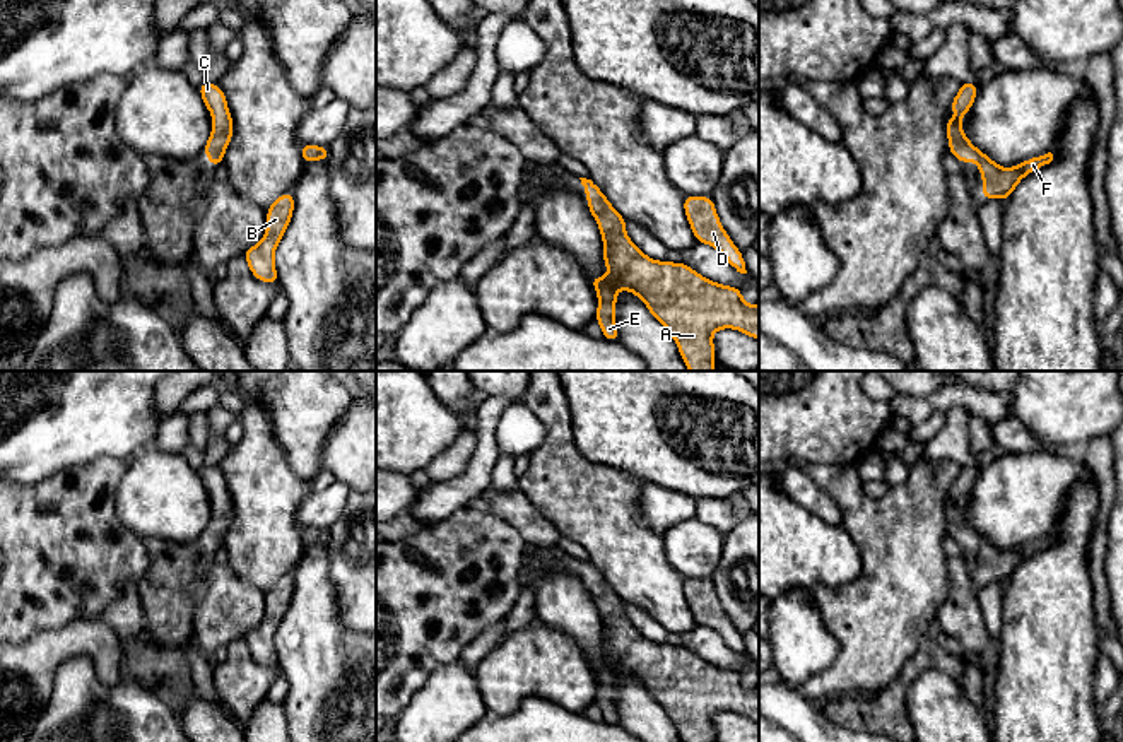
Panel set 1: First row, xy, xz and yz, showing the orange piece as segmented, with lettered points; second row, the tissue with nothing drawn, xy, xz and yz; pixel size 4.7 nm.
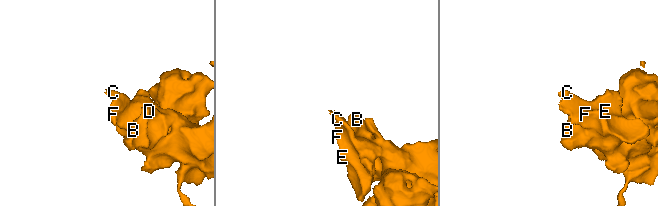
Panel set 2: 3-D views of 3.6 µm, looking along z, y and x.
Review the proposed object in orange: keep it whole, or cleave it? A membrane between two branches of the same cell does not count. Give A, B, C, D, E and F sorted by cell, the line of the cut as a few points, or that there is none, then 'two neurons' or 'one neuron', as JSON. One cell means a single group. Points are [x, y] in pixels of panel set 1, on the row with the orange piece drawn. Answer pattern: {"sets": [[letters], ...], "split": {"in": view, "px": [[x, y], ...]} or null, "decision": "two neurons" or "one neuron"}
{"sets": [["A", "B", "C", "D", "E", "F"]], "split": null, "decision": "one neuron"}

